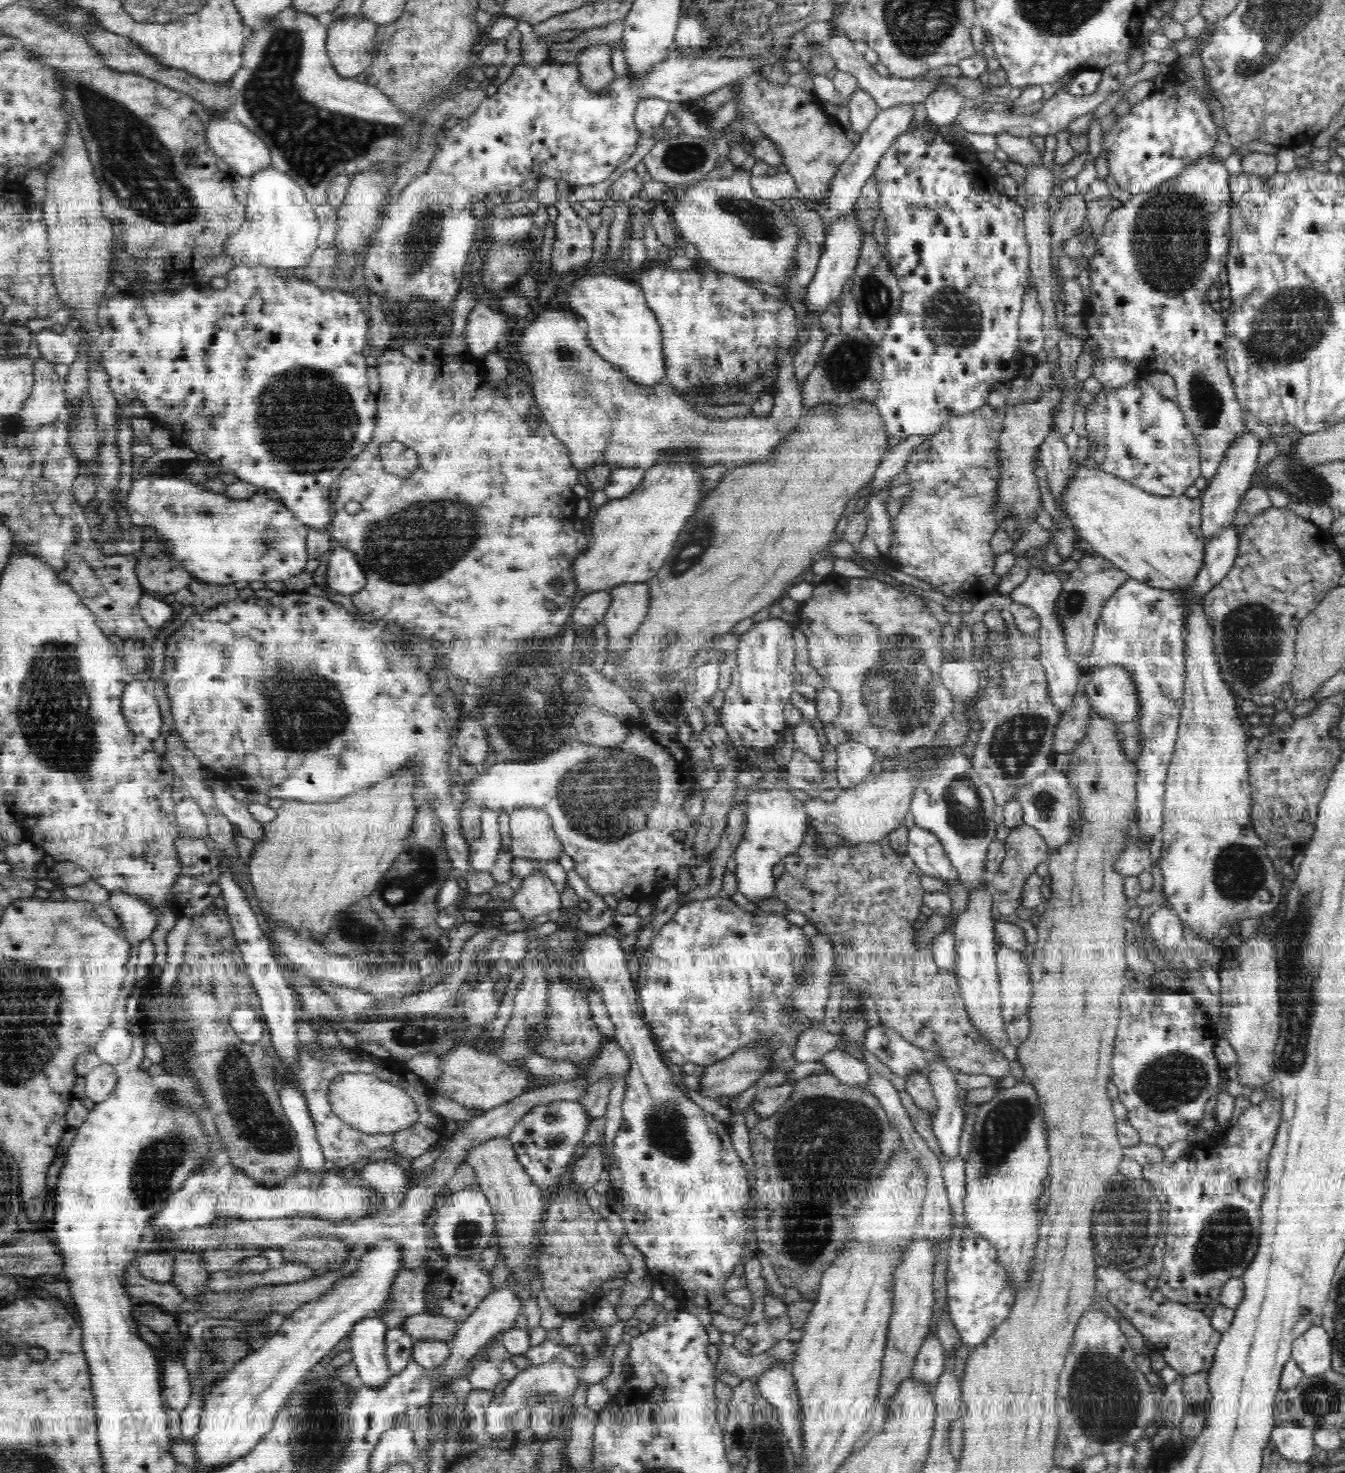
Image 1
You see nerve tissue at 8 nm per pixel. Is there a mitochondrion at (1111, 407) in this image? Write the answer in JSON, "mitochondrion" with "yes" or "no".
{"mitochondrion":"no"}

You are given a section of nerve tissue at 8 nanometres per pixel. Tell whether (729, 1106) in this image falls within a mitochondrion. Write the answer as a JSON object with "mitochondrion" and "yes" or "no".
{"mitochondrion":"no"}

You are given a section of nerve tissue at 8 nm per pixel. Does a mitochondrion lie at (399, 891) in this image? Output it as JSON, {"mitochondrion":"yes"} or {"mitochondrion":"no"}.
{"mitochondrion":"yes"}

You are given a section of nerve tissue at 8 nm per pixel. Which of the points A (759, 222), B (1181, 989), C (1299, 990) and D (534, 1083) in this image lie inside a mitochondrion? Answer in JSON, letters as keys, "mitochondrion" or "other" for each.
{"A":"mitochondrion","B":"other","C":"mitochondrion","D":"other"}

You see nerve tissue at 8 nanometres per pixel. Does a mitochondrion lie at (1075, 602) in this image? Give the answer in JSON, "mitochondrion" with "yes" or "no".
{"mitochondrion":"yes"}

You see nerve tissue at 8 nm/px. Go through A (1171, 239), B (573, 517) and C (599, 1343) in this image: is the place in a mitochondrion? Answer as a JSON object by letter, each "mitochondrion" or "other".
{"A":"mitochondrion","B":"other","C":"mitochondrion"}

